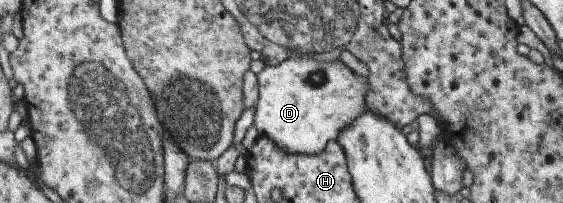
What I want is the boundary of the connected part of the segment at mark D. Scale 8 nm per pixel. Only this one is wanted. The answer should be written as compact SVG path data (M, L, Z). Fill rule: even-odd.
M308 56L286 59L278 65L266 66L257 75L259 96L256 102L254 127L259 136L272 139L286 153L314 155L324 151L331 141L340 139L340 131L348 127L354 119L358 119L367 110L368 79L355 74L351 63L340 59L324 62L316 61Z

